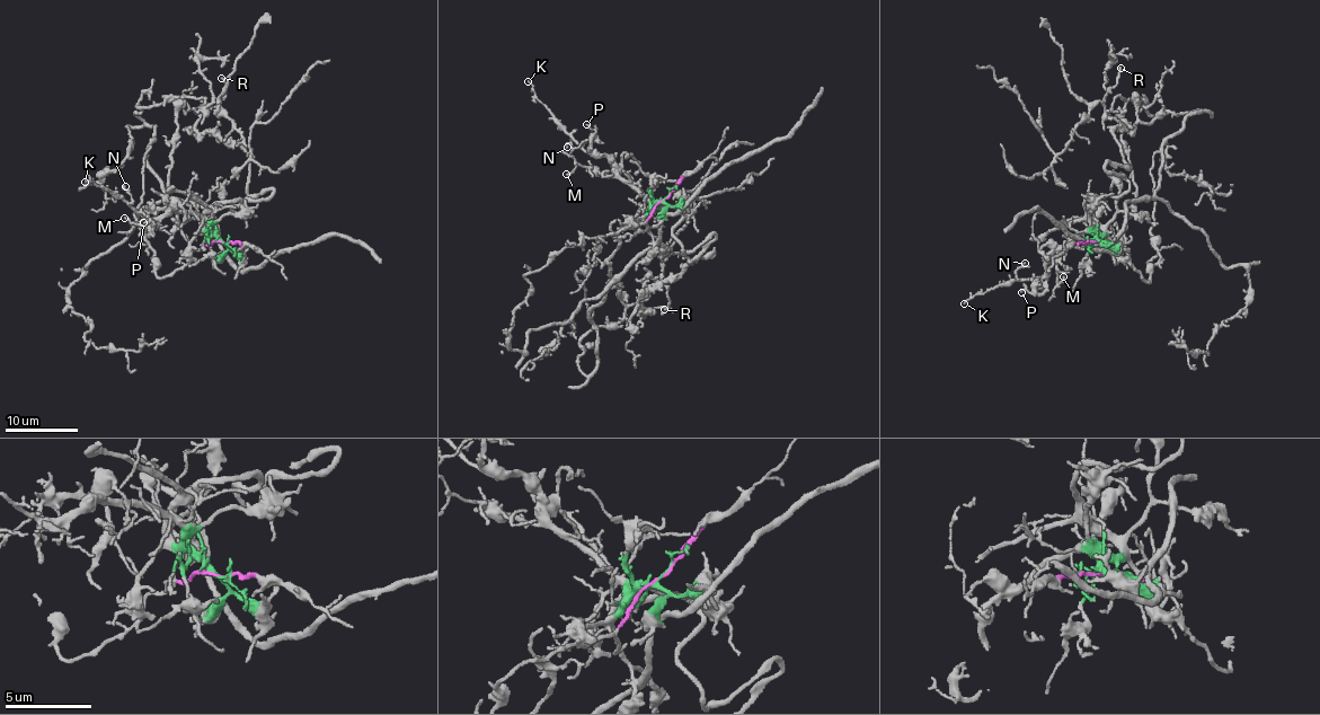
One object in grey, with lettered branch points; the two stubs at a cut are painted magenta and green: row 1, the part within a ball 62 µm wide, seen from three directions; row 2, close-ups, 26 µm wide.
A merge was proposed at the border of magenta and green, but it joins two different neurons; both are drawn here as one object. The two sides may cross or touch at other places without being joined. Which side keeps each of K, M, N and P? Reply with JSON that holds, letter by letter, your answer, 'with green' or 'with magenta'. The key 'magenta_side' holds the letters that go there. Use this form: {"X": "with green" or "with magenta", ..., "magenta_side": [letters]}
{"K": "with green", "M": "with green", "N": "with green", "P": "with green", "magenta_side": []}

